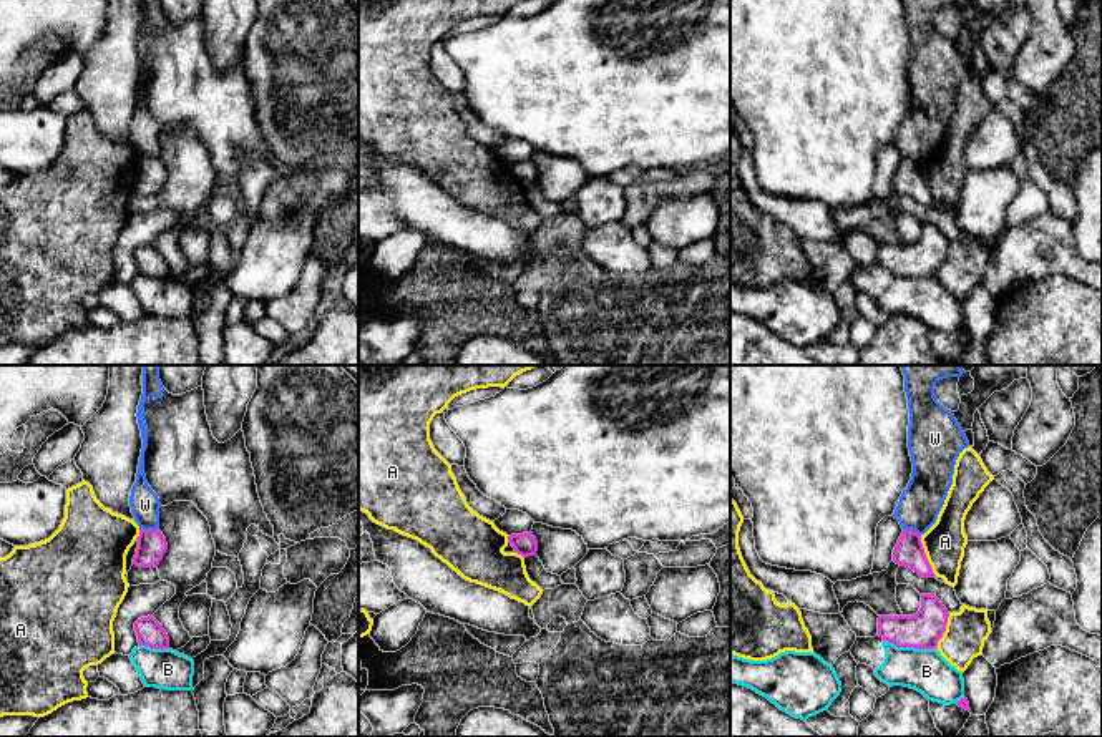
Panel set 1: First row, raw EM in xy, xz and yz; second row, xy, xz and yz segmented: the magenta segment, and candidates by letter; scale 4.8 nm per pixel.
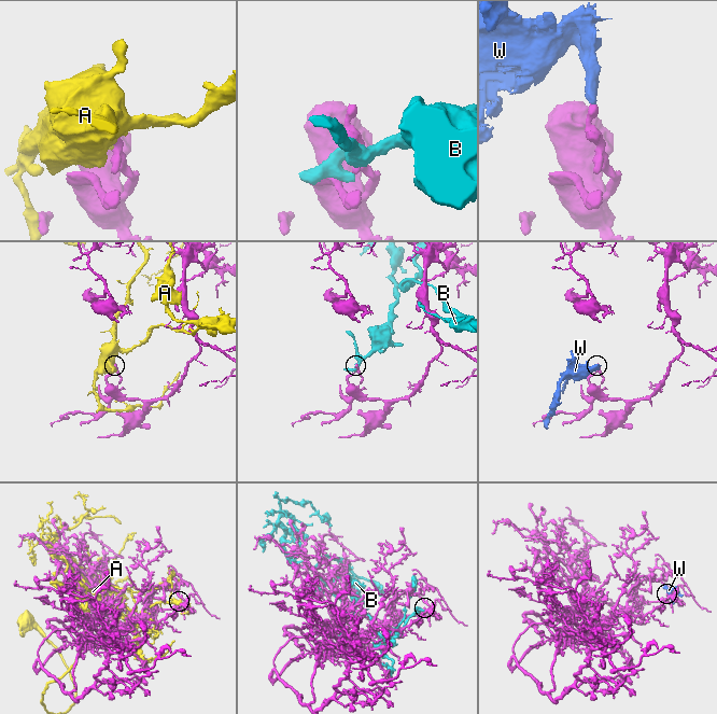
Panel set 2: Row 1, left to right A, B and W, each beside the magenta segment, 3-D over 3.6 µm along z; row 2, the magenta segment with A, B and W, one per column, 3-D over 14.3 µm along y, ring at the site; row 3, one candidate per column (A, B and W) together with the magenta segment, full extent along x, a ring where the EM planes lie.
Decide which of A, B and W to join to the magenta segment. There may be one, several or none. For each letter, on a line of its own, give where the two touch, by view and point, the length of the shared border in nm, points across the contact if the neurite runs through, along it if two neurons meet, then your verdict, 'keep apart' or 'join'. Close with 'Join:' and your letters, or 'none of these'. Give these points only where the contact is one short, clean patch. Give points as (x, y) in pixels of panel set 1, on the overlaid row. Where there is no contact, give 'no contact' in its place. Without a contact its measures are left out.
A: meets magenta in yz at (925, 555); contact 190 nm long; keep apart
B: meets magenta in yz at (910, 646); contact 260 nm long; keep apart
W: meets magenta in yz at (910, 530); contact 100 nm long; border along yz (903, 528), (910, 528), (920, 536); keep apart
Join: none of these

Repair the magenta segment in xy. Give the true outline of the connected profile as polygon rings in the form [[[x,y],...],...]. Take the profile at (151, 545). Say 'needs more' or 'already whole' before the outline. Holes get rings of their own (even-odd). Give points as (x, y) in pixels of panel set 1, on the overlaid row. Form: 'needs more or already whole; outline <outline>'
already whole; outline [[[141,530],[133,564],[139,568],[158,566],[168,549],[166,538],[159,530]]]

